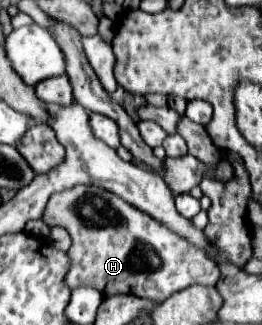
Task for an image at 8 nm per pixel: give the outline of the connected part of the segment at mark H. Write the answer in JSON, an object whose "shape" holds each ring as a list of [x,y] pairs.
{"shape":[[[76,186],[68,192],[52,194],[42,220],[48,222],[48,226],[66,228],[72,236],[72,246],[68,250],[72,266],[66,274],[66,284],[70,288],[90,284],[104,296],[134,294],[138,298],[162,302],[170,294],[192,284],[214,286],[220,278],[218,266],[208,260],[202,250],[172,234],[160,222],[122,198],[96,186]]]}

